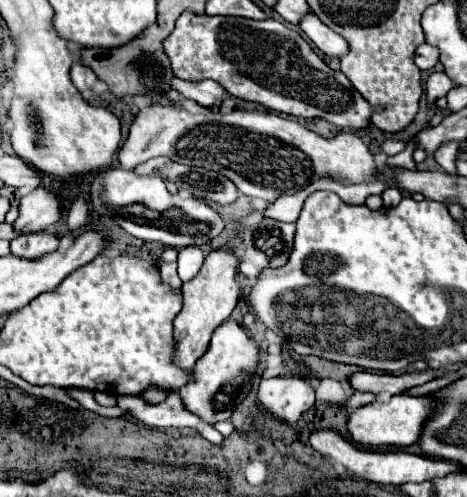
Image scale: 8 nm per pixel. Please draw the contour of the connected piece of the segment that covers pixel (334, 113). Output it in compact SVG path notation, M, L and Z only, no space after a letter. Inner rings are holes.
M183 13L173 29L173 33L163 41L165 53L171 57L171 67L175 77L183 81L201 81L213 79L221 83L231 95L239 99L259 101L271 111L289 113L295 117L323 117L339 127L365 127L371 119L371 105L353 89L349 79L343 73L333 71L325 65L317 53L309 47L309 43L293 29L285 27L277 19L245 19L245 17L209 17L209 15L195 15Z

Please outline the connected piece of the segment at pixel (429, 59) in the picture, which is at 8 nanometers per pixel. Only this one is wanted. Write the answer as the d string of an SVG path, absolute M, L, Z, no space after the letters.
M423 43L423 45L419 45L419 47L415 49L415 65L417 65L419 69L423 69L423 71L433 69L437 61L439 61L439 51L437 51L435 47Z

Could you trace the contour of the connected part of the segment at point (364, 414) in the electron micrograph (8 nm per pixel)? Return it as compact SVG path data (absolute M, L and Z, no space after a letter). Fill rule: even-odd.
M405 393L393 395L389 403L369 403L359 407L347 419L347 431L351 439L367 449L379 447L407 447L419 441L423 423L433 415L431 397L409 397Z

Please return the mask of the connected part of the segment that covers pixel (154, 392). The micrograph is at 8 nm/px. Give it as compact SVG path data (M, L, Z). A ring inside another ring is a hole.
M151 387L151 389L145 389L145 393L141 395L147 403L151 403L151 405L159 405L161 401L165 401L167 397L169 397L169 393L171 391L167 391L167 389L159 389L159 387Z

